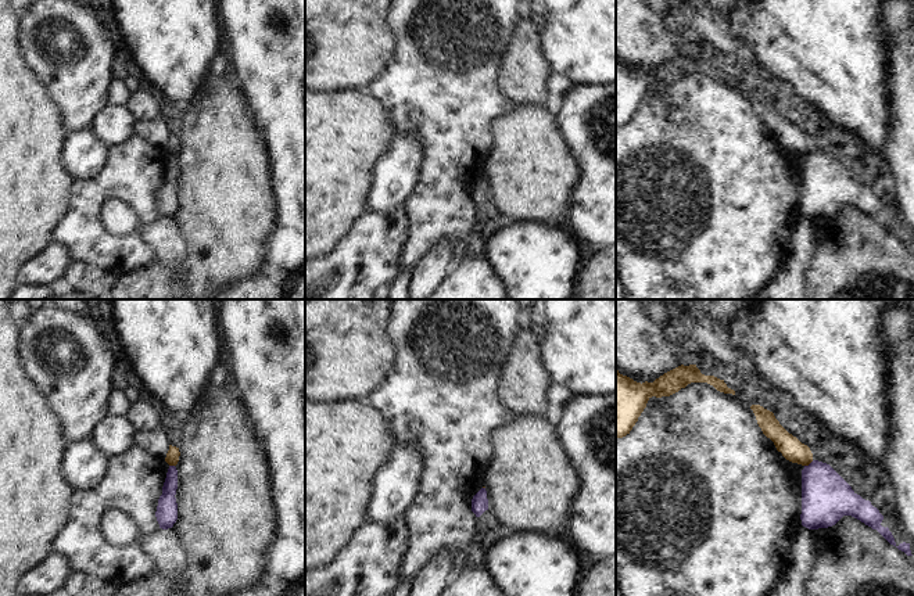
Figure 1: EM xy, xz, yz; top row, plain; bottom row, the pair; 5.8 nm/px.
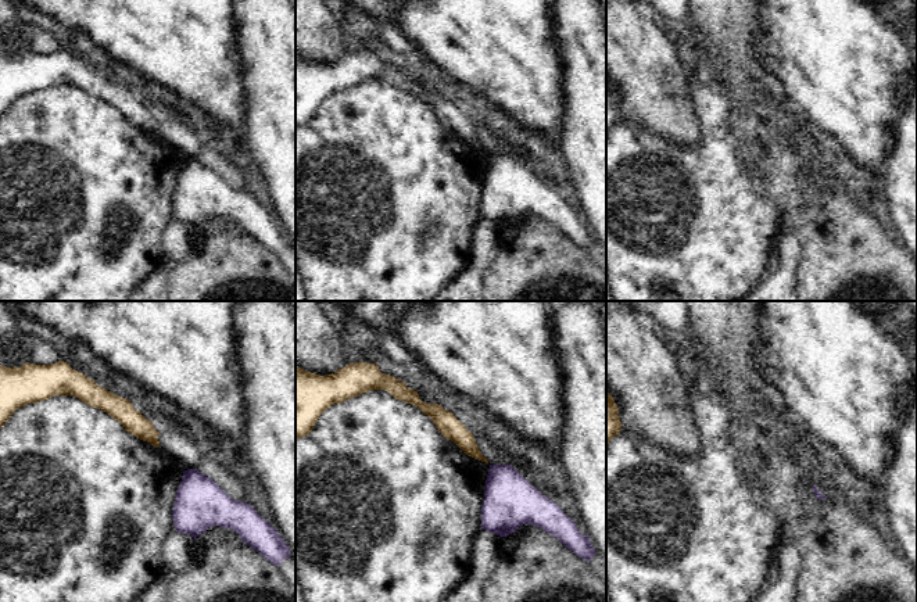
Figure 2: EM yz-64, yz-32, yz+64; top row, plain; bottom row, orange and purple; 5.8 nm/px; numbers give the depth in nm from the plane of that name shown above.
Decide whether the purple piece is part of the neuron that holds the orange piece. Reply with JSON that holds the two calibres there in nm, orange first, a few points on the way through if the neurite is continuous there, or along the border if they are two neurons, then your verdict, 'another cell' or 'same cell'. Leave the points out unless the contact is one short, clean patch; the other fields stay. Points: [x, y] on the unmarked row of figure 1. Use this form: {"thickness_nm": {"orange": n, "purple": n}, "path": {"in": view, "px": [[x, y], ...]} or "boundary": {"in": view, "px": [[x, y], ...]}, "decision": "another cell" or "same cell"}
{"thickness_nm": {"orange": 140, "purple": 280}, "boundary": {"in": "yz", "px": [[813, 150], [805, 155]]}, "decision": "another cell"}

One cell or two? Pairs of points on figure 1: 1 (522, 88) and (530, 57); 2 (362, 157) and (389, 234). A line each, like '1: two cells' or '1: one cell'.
1: one cell
2: two cells

